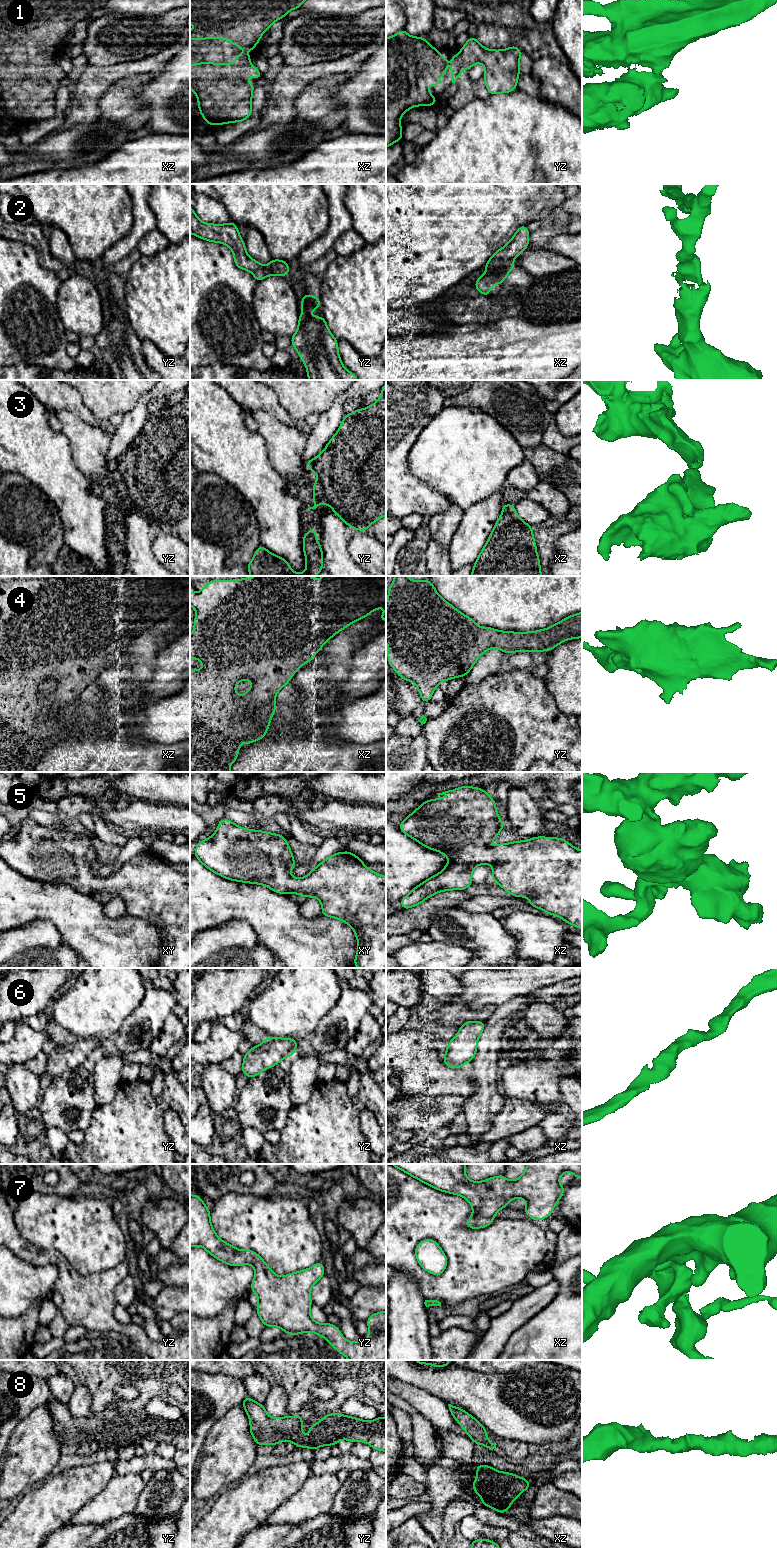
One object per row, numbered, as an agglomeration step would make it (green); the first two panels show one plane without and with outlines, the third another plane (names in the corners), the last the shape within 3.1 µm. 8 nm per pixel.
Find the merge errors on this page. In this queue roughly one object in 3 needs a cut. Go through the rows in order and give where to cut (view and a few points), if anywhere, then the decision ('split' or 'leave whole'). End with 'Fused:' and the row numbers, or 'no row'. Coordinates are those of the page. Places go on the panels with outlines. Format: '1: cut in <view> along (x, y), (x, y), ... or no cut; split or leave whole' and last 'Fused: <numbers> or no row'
1: no cut; leave whole
2: no cut; leave whole
3: no cut; leave whole
4: no cut; leave whole
5: no cut; leave whole
6: no cut; leave whole
7: no cut; leave whole
8: no cut; leave whole
Fused: no row

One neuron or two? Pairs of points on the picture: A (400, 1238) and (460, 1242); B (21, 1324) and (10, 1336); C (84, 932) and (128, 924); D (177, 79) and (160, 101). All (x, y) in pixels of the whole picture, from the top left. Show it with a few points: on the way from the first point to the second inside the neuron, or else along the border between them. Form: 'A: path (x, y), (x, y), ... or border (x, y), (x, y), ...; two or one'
A: path (415, 1231), (445, 1231); one
B: path (19, 1327), (13, 1333); one
C: path (95, 932), (117, 932); one
D: path (177, 84), (165, 96); one

